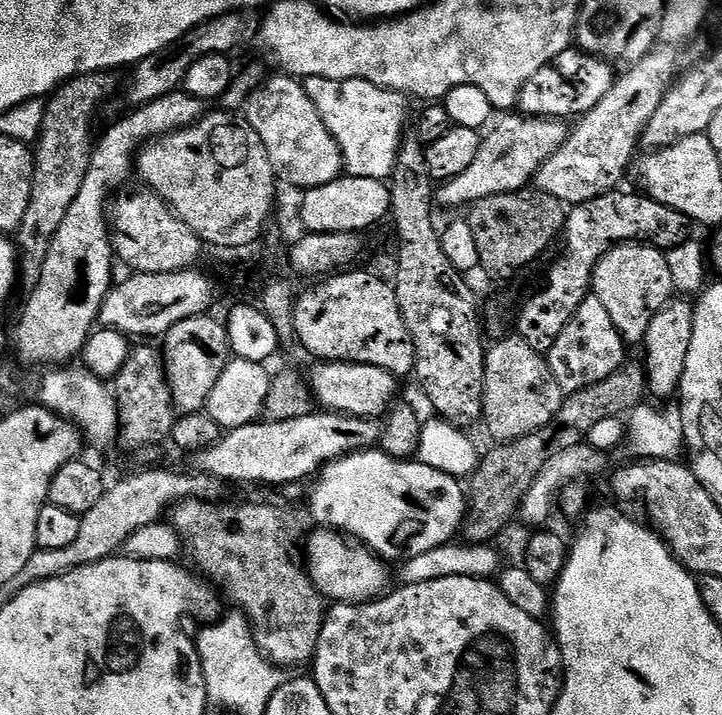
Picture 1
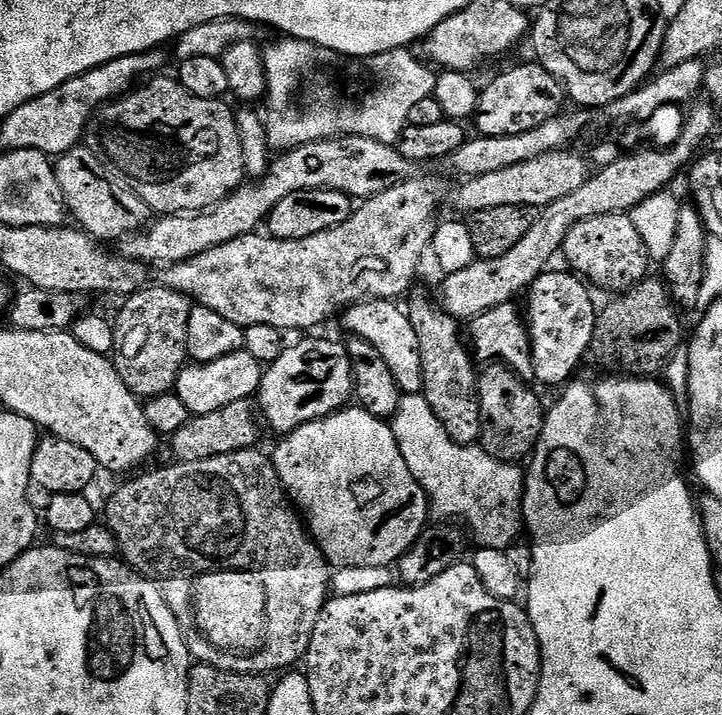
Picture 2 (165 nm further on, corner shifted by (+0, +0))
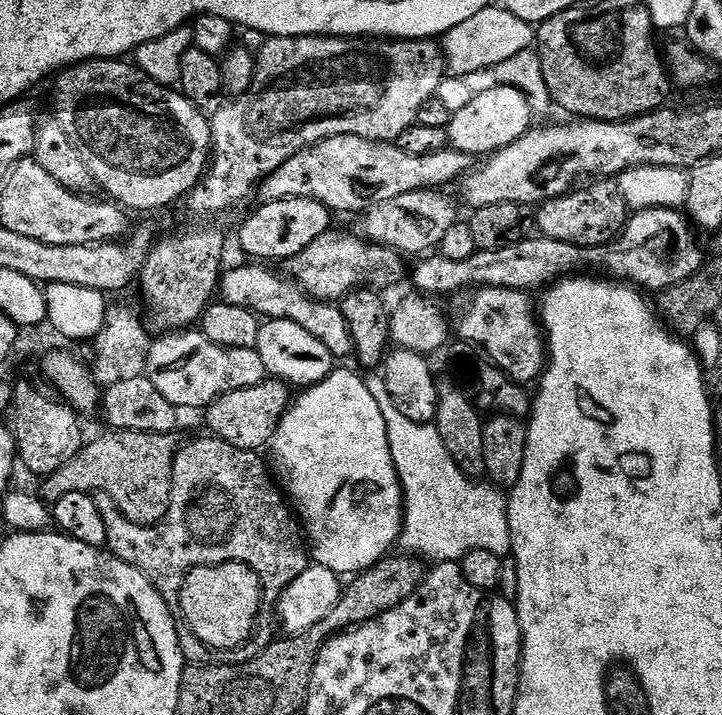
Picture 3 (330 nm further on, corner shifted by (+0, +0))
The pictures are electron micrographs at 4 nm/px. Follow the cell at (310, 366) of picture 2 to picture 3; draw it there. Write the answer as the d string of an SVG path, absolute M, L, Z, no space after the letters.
M266 378L258 386L250 386L242 390L234 390L225 396L219 396L213 404L208 405L208 428L213 437L217 440L225 440L230 446L238 446L242 450L251 452L253 450L264 450L272 443L272 435L278 430L280 420L288 412L290 407L289 385L283 380Z

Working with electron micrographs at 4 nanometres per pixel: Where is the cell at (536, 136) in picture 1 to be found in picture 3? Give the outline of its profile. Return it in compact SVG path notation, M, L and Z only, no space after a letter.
M330 230L322 234L302 254L287 261L286 268L291 279L295 280L309 296L316 300L339 302L354 288L369 287L373 290L385 290L392 288L400 279L405 279L405 257L393 248L385 248L379 244L371 243L364 239L363 235L343 236L337 230Z

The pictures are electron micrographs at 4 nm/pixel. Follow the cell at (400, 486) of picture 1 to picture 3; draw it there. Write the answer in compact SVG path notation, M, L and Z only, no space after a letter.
M343 366L337 367L322 382L301 391L304 393L297 400L295 397L291 401L288 412L280 420L278 430L272 435L270 445L270 452L276 455L277 469L275 468L275 471L278 473L279 483L306 533L311 559L317 564L326 566L326 570L335 572L341 578L365 572L367 568L374 566L379 560L383 560L385 556L389 555L397 547L400 531L404 525L404 491L400 485L398 470L394 466L394 458L390 454L390 438L386 434L386 418L382 418L382 410L378 406L378 402L374 402L374 394L370 394L367 379L363 375L360 377L359 371L356 372L351 372L350 369L343 368Z

